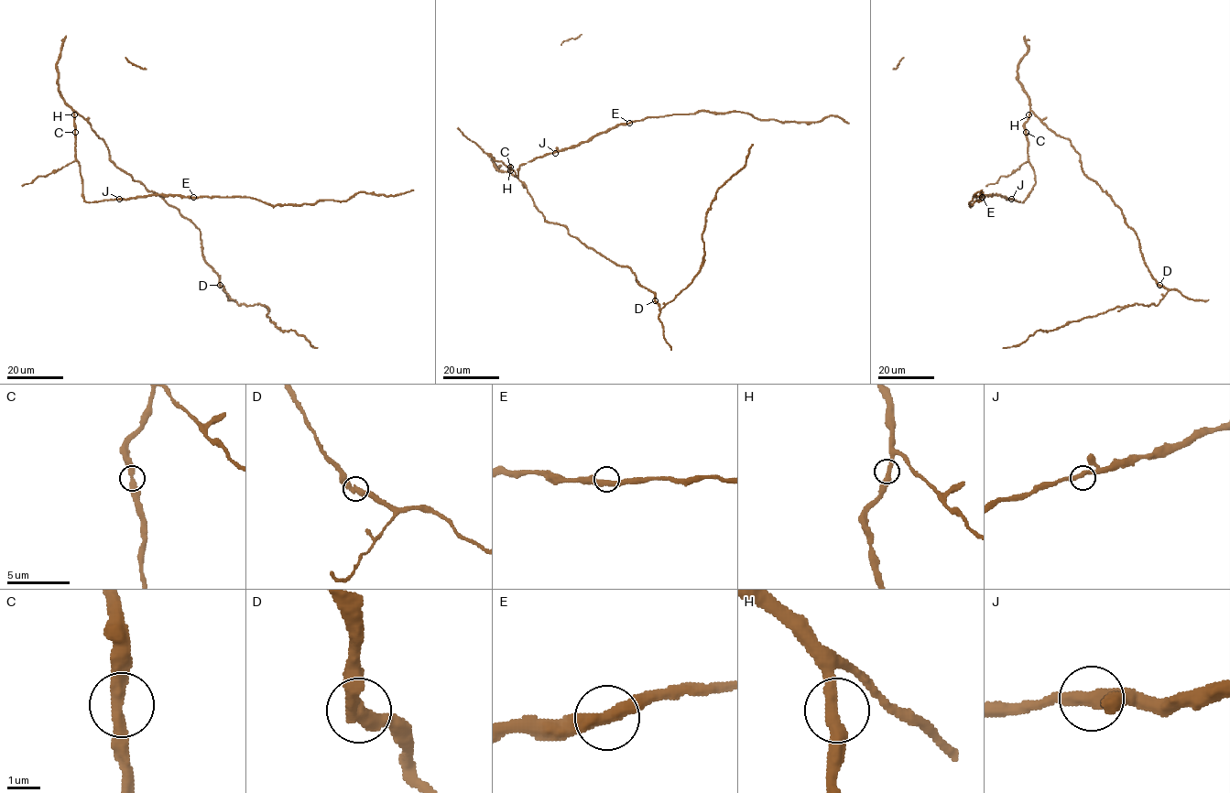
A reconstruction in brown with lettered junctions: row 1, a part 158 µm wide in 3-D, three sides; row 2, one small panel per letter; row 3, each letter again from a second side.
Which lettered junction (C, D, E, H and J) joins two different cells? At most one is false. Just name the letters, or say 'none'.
none

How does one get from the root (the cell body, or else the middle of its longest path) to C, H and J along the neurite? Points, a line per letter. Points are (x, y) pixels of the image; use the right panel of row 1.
C: (1047, 127), (1031, 112), (1025, 124), (1026, 132)
H: (1047, 127), (1031, 112), (1028, 114)
J: (1047, 127), (1030, 112), (1025, 131), (1028, 160), (1034, 171), (1035, 184), (1022, 202), (1011, 199)

